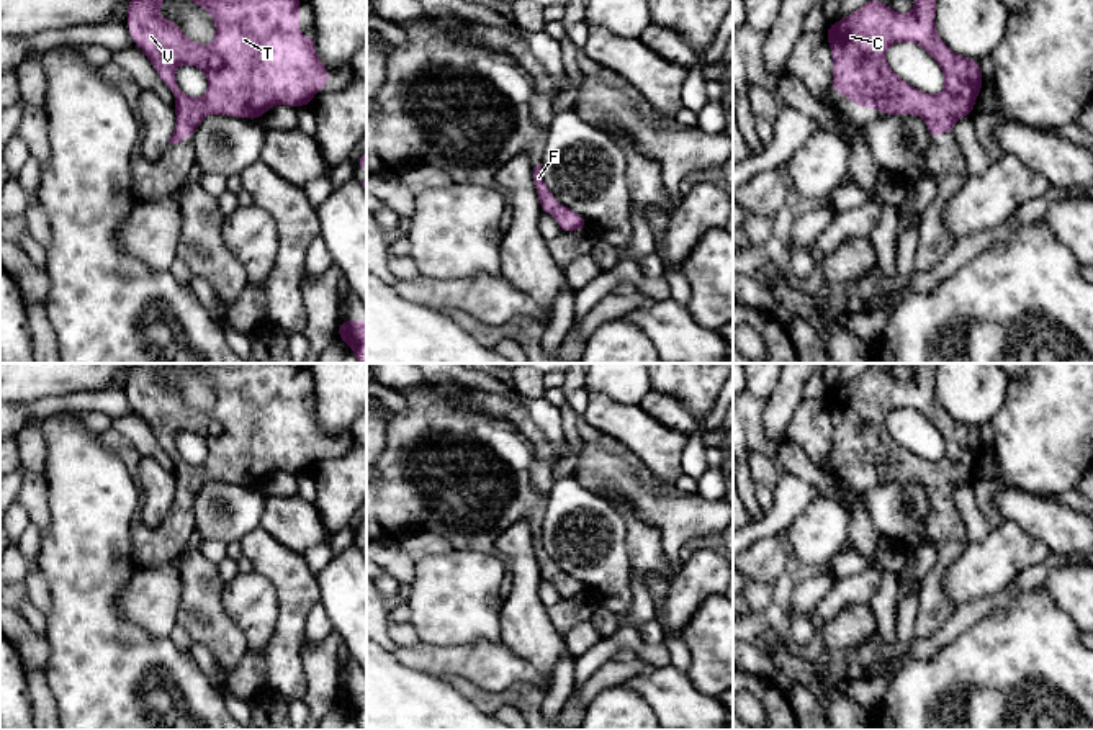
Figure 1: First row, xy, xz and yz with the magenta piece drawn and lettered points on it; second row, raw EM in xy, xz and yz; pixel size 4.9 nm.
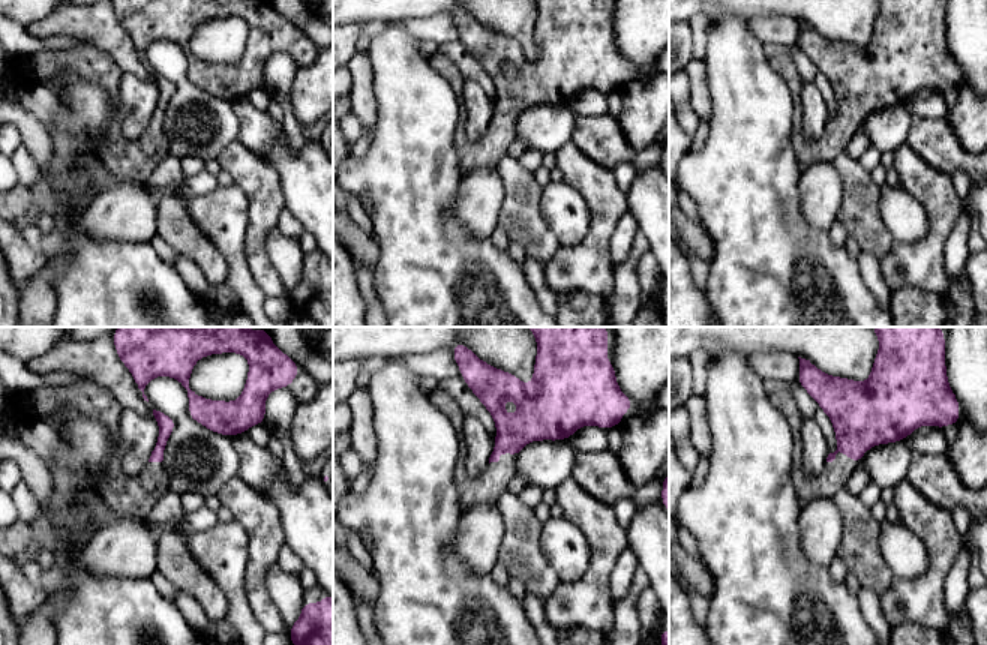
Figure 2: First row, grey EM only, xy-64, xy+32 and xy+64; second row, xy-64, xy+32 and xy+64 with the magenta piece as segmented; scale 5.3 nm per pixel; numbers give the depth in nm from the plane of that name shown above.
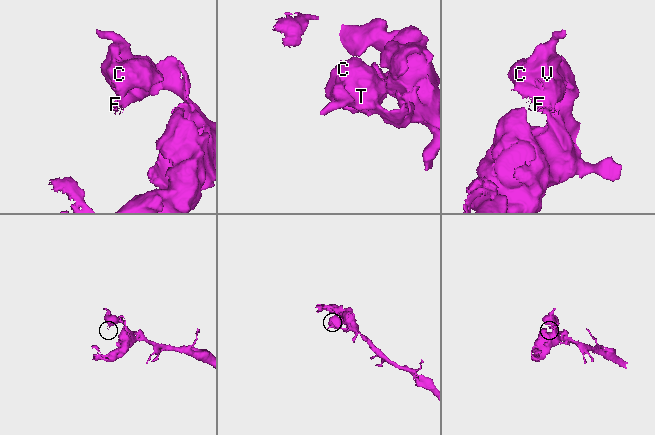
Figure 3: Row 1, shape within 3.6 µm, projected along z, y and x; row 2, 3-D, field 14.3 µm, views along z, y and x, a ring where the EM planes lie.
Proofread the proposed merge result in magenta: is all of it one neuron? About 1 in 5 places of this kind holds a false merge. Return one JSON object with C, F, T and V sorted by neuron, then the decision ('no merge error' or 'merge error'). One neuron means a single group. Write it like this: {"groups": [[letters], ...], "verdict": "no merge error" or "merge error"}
{"groups": [["C", "F", "T", "V"]], "verdict": "no merge error"}

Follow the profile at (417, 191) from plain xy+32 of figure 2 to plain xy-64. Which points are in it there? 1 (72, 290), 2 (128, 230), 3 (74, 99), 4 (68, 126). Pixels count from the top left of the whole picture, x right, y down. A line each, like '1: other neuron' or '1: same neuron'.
1: same neuron
2: other neuron
3: same neuron
4: same neuron

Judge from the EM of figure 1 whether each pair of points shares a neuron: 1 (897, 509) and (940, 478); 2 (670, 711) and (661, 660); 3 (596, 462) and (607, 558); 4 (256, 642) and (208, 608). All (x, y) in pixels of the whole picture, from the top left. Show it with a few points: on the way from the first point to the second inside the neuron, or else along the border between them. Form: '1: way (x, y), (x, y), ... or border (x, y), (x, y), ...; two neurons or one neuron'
1: border (887, 480), (923, 486), (930, 516), (922, 527); two neurons
2: border (670, 663), (656, 668); two neurons
3: border (571, 475), (584, 488), (607, 501); two neurons
4: border (220, 598), (224, 612), (242, 634), (249, 648); two neurons

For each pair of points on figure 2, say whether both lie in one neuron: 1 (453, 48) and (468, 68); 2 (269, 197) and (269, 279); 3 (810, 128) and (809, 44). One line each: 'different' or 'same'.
1: same
2: same
3: different

